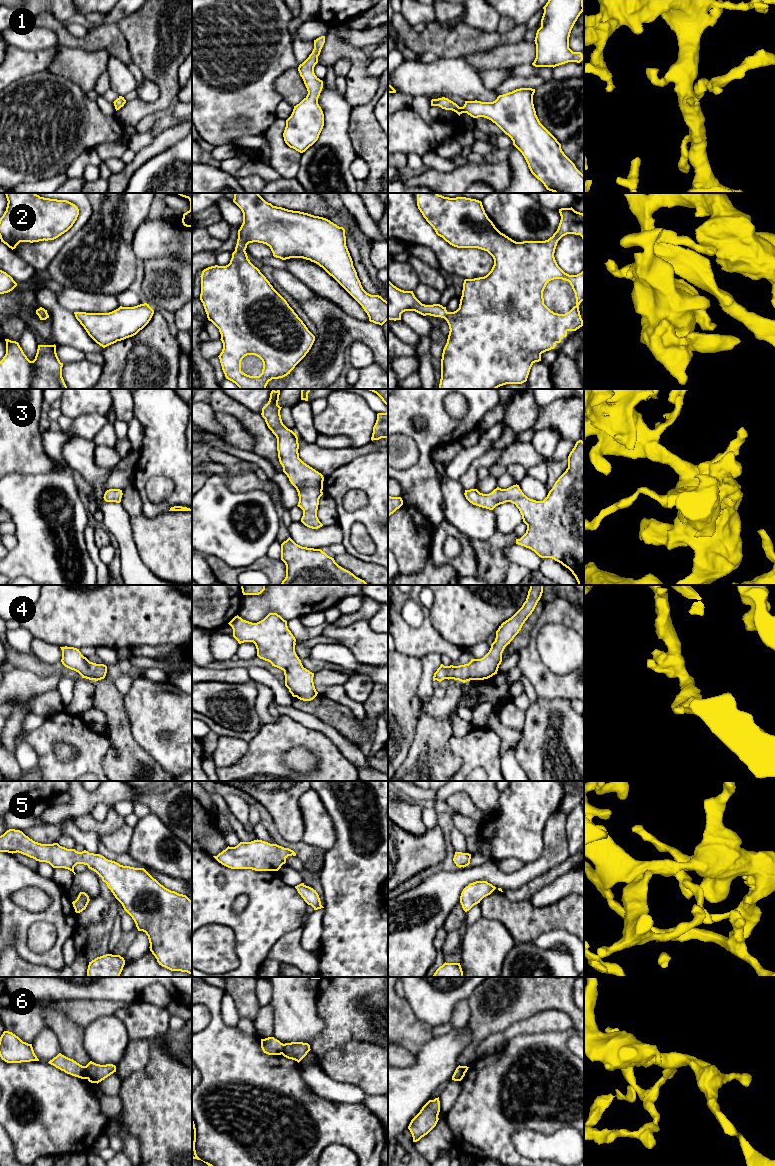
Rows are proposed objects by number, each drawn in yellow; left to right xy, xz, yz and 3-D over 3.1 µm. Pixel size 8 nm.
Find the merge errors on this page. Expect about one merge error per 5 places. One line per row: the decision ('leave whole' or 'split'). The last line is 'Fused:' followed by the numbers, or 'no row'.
1: leave whole
2: leave whole
3: leave whole
4: leave whole
5: leave whole
6: split
Fused: 6

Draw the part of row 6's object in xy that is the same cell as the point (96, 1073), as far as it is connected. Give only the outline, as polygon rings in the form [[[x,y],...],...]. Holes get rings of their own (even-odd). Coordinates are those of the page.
[[[90,1061],[85,1068],[88,1081],[97,1084],[116,1072],[116,1066],[113,1064],[100,1065],[92,1061]]]

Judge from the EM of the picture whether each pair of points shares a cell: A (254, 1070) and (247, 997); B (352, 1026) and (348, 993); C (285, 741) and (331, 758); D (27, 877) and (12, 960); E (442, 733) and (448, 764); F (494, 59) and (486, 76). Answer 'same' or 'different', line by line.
A: different
B: same
C: same
D: different
E: same
F: different

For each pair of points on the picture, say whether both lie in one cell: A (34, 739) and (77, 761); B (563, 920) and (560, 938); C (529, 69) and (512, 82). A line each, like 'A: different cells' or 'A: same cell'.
A: same cell
B: different cells
C: different cells

